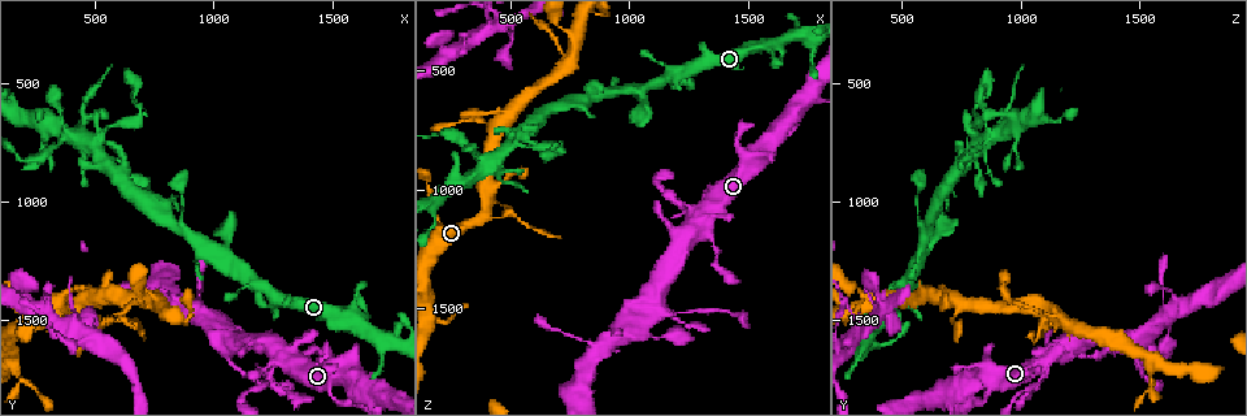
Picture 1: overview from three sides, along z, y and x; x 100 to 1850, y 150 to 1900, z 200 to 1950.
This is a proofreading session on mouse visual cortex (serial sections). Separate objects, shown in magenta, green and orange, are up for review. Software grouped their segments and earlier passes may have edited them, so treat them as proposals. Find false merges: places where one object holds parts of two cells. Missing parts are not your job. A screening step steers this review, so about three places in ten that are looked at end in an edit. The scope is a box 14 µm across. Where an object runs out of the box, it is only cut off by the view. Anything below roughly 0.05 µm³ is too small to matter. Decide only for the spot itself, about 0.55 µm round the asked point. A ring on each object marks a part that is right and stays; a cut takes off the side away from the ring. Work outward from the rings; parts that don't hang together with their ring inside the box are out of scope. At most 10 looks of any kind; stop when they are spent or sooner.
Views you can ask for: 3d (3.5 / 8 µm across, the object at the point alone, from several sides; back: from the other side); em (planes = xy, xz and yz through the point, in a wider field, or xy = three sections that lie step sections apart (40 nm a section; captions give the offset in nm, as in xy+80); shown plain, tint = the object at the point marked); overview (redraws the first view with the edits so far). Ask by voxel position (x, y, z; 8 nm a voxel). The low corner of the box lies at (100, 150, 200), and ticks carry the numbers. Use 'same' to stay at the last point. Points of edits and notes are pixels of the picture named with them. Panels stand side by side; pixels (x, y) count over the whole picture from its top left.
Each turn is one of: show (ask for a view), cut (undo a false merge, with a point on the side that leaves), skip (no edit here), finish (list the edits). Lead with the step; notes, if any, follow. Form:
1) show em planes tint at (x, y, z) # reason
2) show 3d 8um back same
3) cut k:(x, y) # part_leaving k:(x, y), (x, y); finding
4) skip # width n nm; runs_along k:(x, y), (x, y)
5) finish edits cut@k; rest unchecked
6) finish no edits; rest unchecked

show 3d 3.5um at (400, 1440, 1110) # a narrow waist

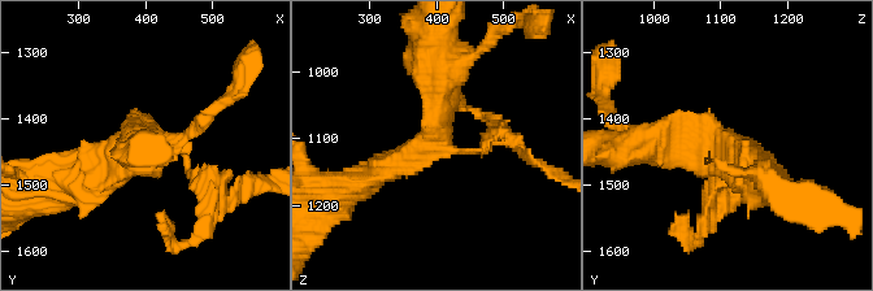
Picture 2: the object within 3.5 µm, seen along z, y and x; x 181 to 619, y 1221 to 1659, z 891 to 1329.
show em xy step 5 tint at (405, 1435, 1100) # arms 3; arm_widths 150, 300, 400 nm

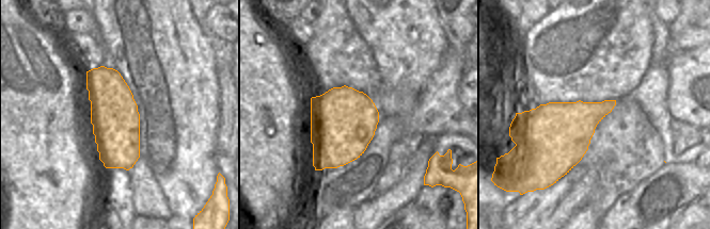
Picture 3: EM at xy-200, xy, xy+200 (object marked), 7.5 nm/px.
skip # width 500 nm; runs_along 2:(374, 173), (438, 137), (438, 51); continuous, no second cell

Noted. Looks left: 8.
show 3d 3.5um at (450, 1360, 680) # small branch off a trunk

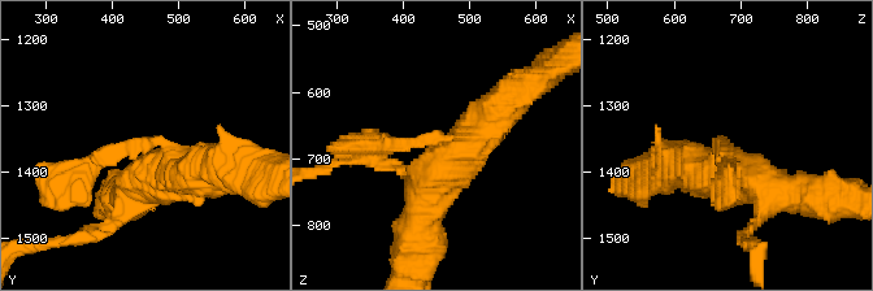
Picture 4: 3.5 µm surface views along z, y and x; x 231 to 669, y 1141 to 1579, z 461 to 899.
show em planes tint at (465, 1355, 665)

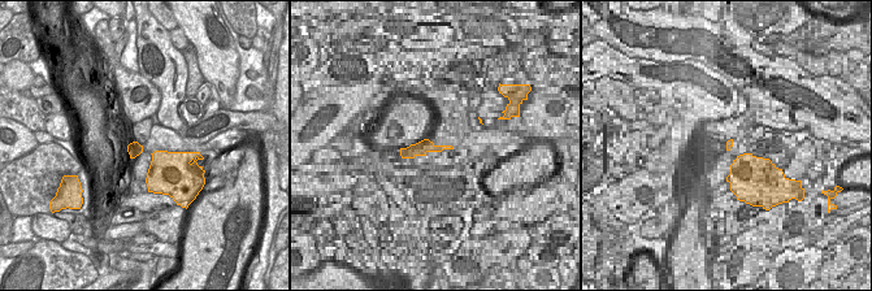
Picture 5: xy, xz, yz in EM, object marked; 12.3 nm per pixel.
skip # runs_along 4:(433, 179), (456, 137), (369, 143); continuous, no second cell

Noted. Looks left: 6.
show 3d 3.5um back at (890, 1140, 600) # three-way junction

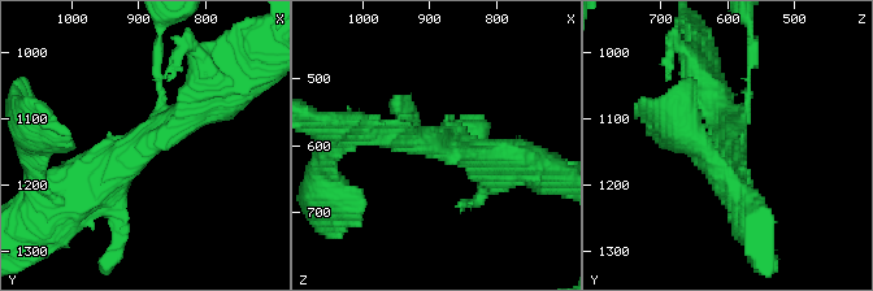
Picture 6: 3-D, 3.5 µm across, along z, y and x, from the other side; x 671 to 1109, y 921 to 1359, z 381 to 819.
show em xy step 1 tint at (885, 1130, 605) # arms 3; arm_widths 100, 350, 400 nm

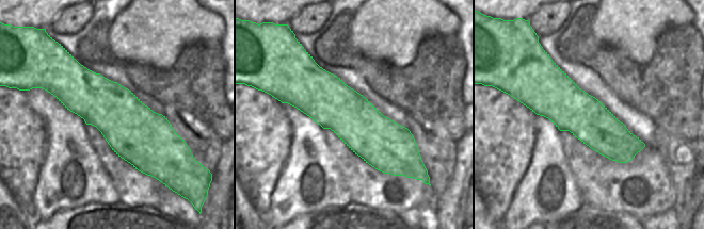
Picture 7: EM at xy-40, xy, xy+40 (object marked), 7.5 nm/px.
show em xy step 3 tint same # cut it another way

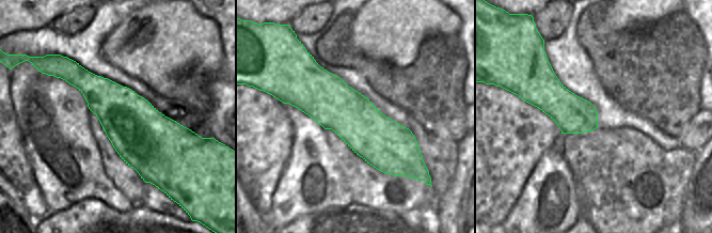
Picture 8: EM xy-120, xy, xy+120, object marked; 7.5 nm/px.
skip # runs_along 6:(86, 199), (217, 91); one cell here

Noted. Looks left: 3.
show 3d 3.5um at (1220, 1750, 1060) # a narrow waist

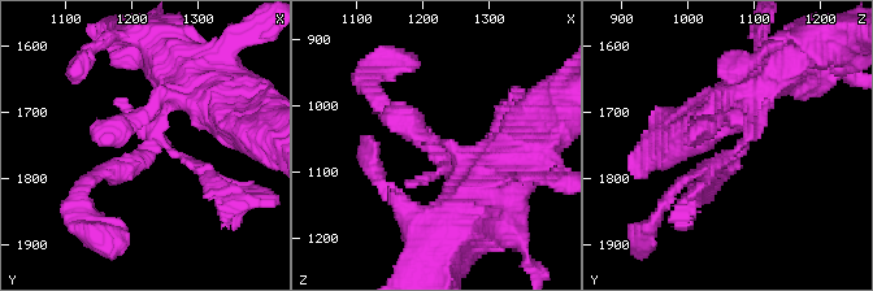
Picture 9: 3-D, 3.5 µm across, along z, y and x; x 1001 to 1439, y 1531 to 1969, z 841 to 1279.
show em xy step 5 tint at (1220, 1765, 1065) # now the EM

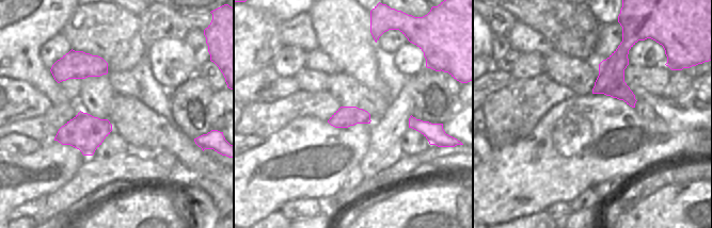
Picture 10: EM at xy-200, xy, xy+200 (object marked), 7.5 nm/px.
skip # runs_along 9:(200, 85), (168, 100), (137, 160), (85, 185); continuous, no second cell

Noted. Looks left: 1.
finish no edits; rest unchecked

